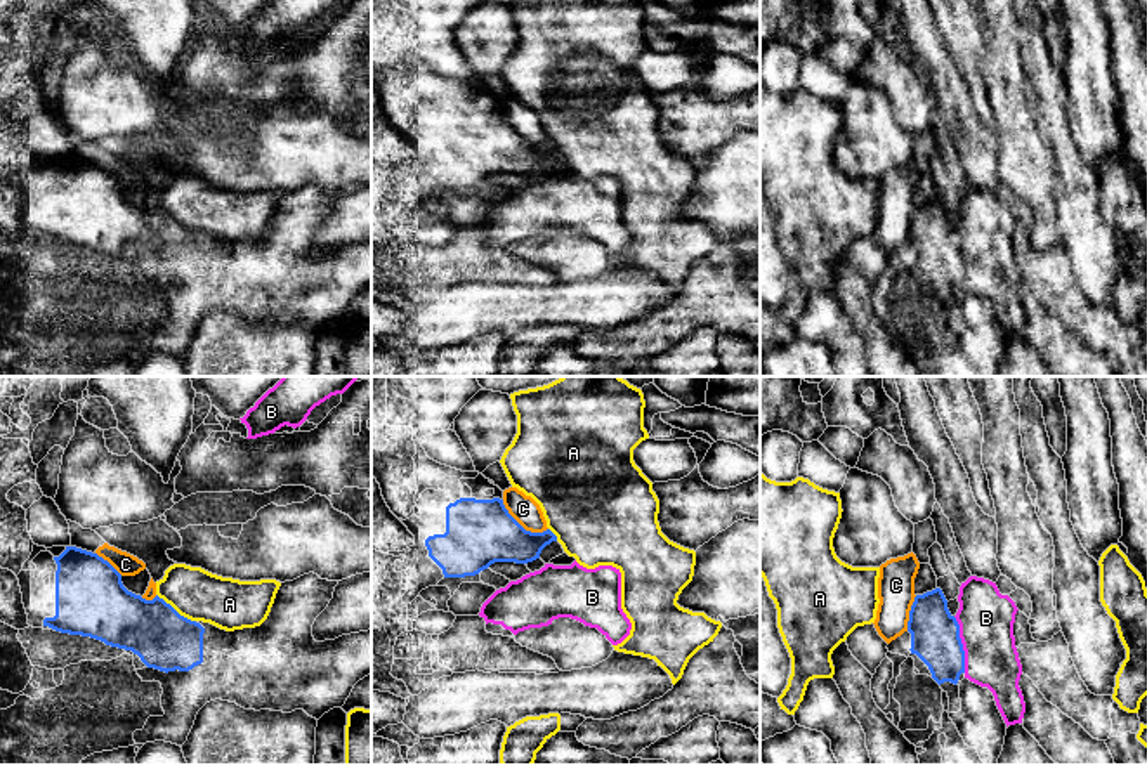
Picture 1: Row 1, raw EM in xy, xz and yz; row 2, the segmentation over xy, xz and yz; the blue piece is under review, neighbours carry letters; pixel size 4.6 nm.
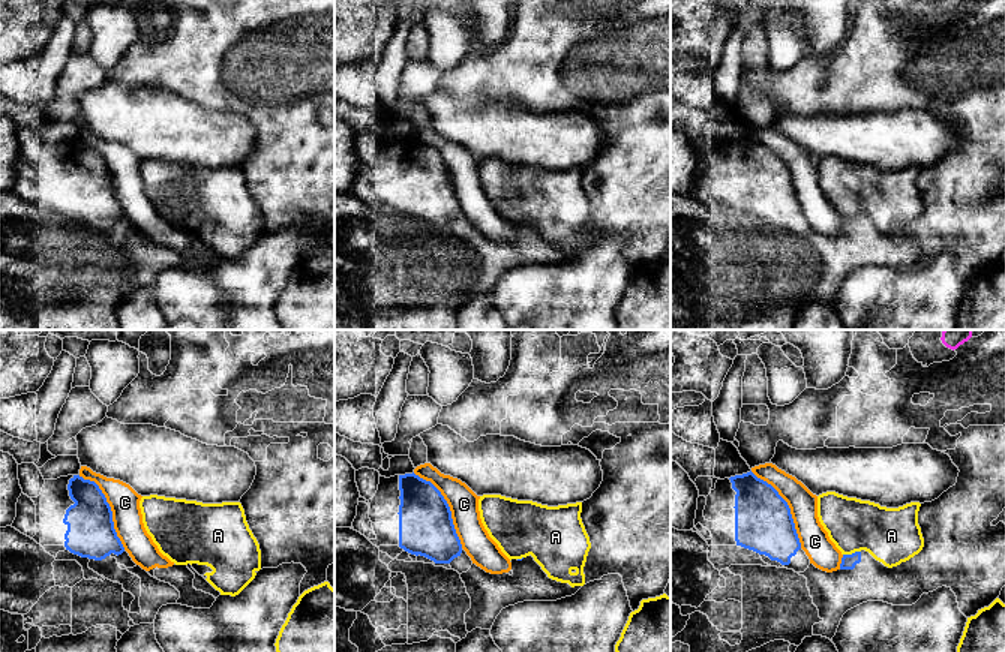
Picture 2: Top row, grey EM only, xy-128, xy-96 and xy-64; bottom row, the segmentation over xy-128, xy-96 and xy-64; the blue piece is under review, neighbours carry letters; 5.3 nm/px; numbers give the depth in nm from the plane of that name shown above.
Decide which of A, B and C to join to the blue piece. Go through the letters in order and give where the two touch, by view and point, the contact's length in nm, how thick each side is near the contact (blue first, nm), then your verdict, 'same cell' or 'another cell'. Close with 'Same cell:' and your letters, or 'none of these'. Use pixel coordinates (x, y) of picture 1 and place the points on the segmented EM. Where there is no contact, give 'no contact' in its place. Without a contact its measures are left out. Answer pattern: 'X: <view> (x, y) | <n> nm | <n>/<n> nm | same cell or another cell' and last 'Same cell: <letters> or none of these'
A: xy (174, 609) | 220 nm | 280/240 nm | another cell
B: yz (962, 644) | 280 nm | 220/260 nm | another cell
C: xz (521, 526) | 260 nm | 300/120 nm | another cell
Same cell: none of these

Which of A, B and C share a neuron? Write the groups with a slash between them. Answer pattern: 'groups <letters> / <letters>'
groups A / B / C

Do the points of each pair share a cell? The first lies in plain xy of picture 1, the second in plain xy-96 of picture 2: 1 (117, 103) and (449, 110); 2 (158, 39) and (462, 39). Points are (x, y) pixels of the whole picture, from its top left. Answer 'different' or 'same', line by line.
1: different
2: different

